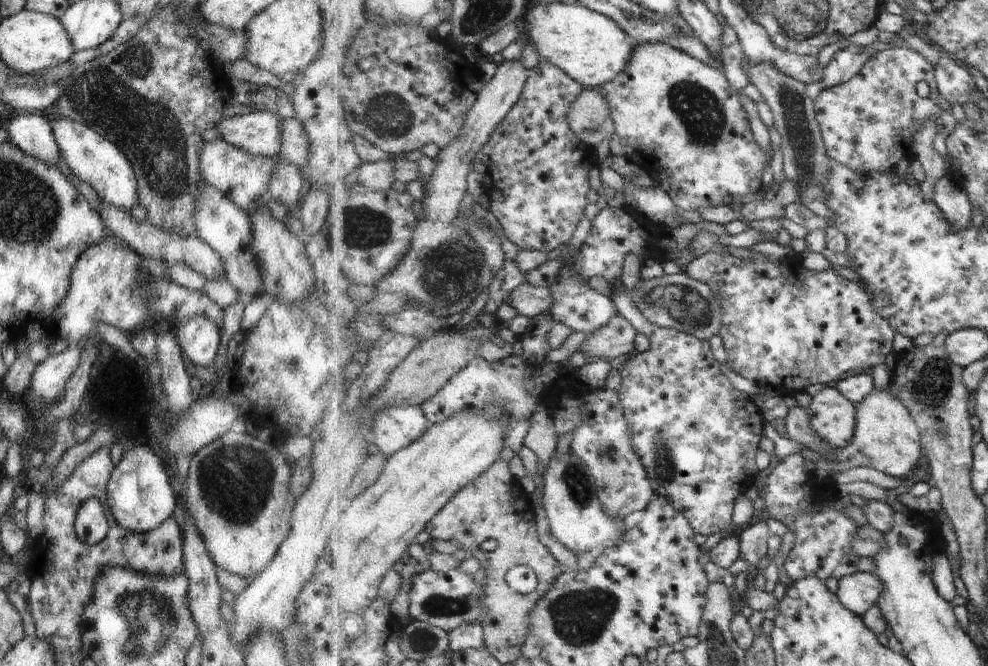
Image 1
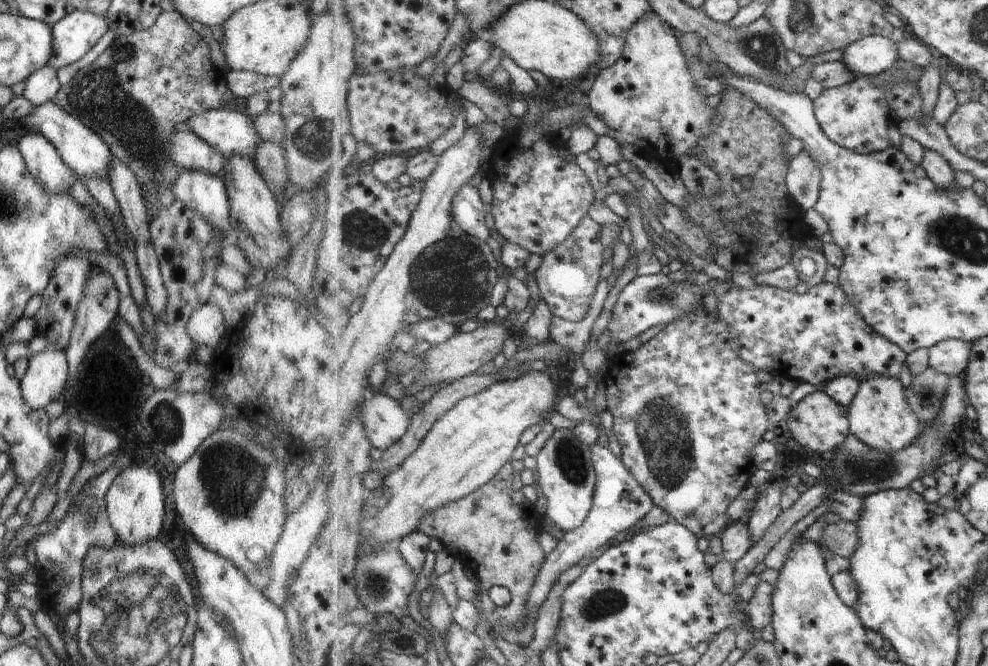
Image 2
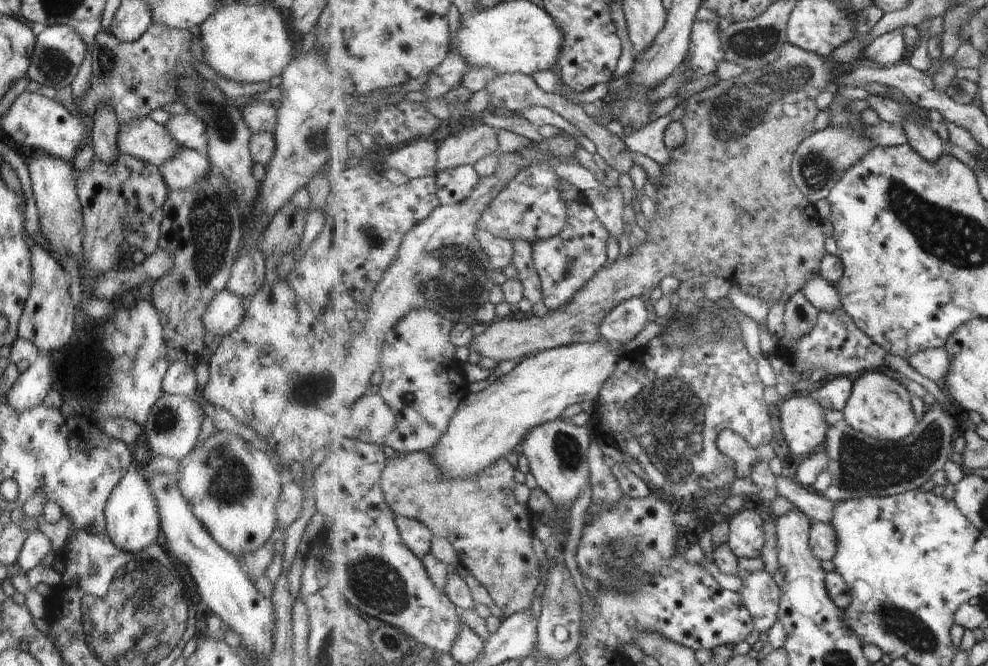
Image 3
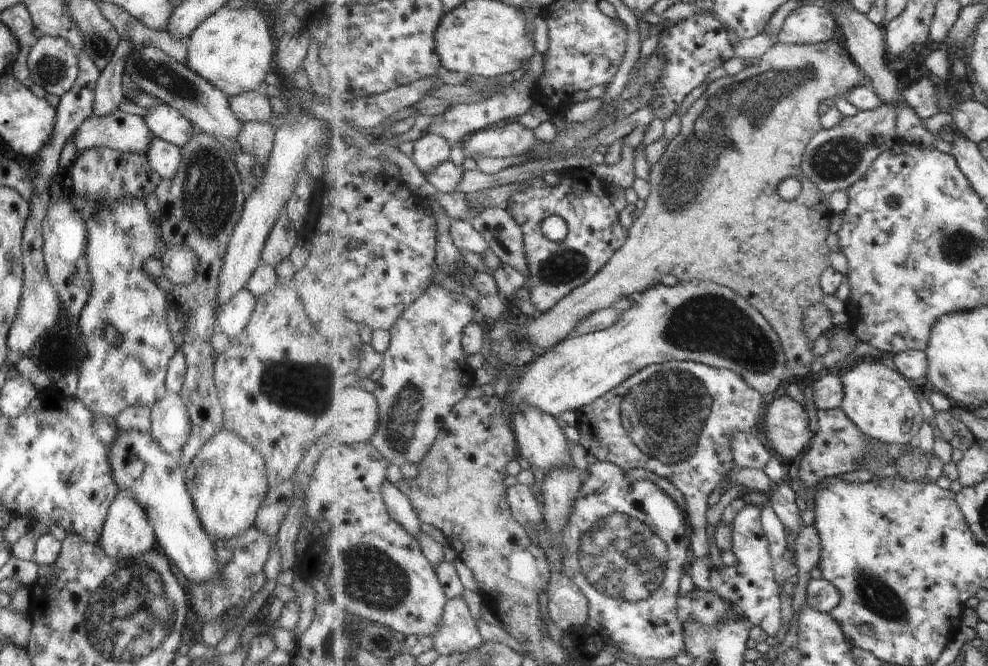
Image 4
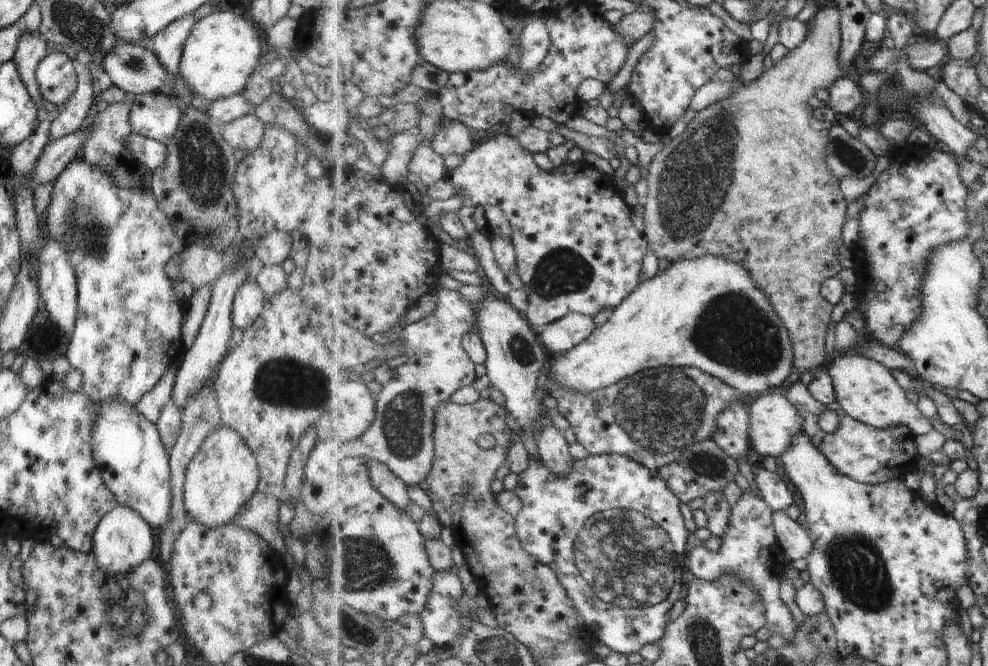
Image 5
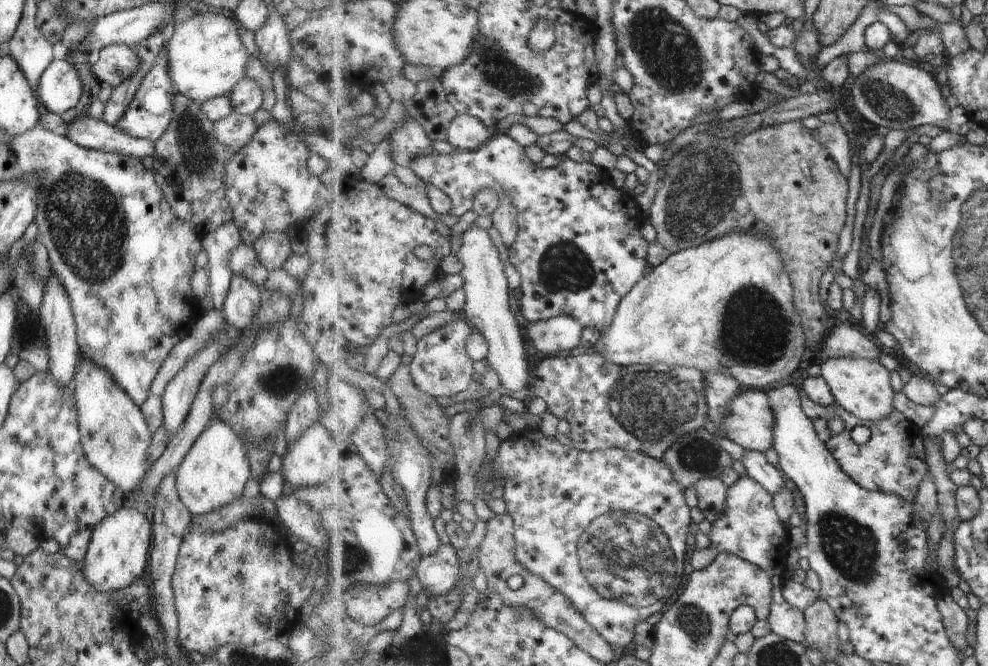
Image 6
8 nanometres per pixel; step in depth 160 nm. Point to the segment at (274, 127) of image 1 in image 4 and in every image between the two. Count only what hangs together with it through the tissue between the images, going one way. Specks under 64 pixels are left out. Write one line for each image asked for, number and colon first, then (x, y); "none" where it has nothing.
2: (228, 132)
3: (187, 129)
4: (163, 122)

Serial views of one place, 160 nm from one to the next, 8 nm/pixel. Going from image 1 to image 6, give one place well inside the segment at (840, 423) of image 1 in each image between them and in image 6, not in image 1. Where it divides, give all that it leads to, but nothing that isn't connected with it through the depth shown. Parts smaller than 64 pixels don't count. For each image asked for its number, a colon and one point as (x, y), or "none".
2: (818, 422)
3: (804, 425)
4: (787, 428)
5: (776, 423)
6: (750, 421)

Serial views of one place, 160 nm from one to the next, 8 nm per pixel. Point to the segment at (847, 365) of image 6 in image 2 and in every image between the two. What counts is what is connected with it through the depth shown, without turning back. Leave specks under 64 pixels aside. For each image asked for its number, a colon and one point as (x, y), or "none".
2: (881, 415)
3: (880, 405)
4: (877, 397)
5: (866, 390)

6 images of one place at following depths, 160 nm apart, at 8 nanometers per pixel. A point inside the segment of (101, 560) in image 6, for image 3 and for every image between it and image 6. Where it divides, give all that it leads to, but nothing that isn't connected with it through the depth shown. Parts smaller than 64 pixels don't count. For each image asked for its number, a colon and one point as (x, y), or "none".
3: (131, 521)
4: (126, 533)
5: (121, 540)

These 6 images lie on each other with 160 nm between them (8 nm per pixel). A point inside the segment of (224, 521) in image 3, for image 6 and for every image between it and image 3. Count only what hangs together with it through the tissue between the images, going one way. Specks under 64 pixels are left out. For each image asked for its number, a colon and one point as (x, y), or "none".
4: (226, 479)
5: (222, 475)
6: (213, 472)

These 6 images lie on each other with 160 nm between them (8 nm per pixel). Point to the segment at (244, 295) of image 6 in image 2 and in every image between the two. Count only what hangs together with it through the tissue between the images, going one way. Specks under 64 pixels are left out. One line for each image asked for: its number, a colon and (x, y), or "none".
2: (205, 325)
3: (223, 314)
4: (231, 318)
5: (247, 302)

